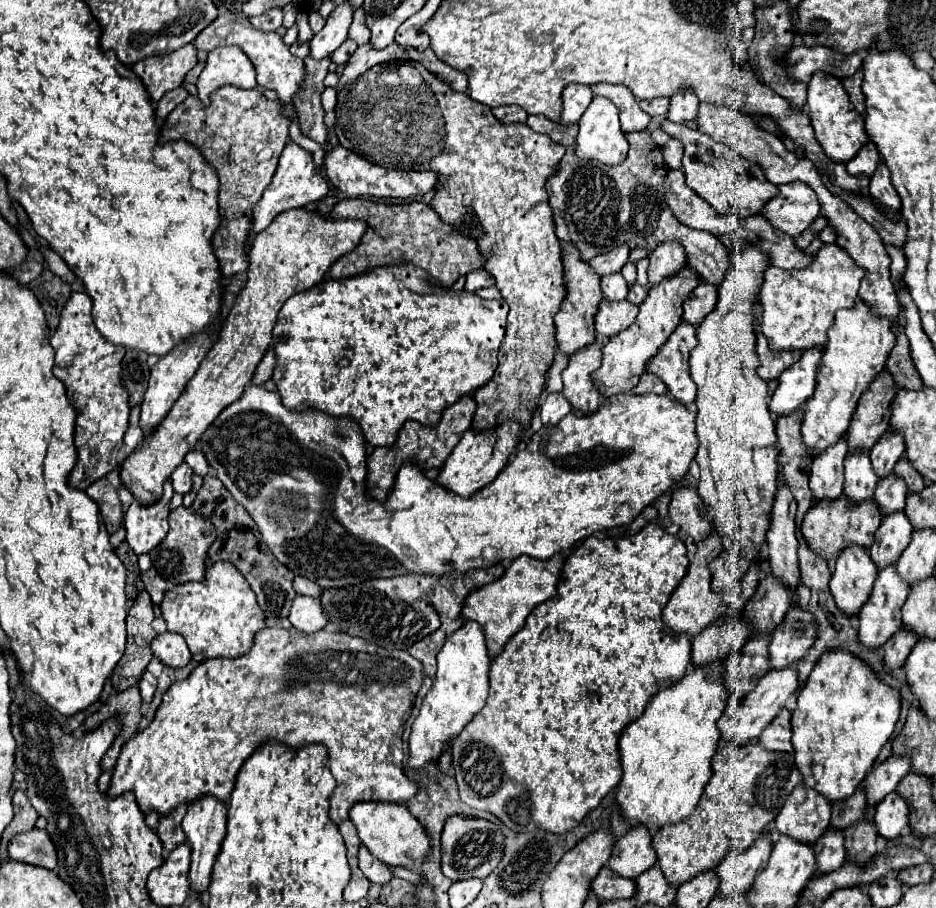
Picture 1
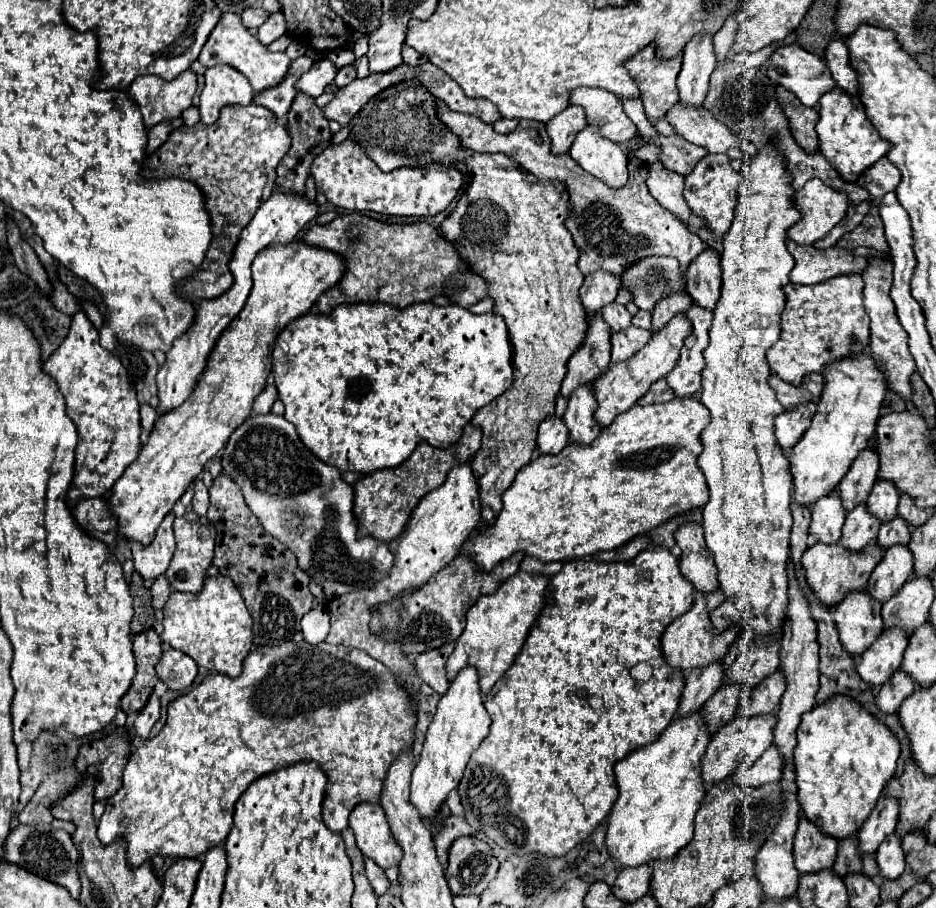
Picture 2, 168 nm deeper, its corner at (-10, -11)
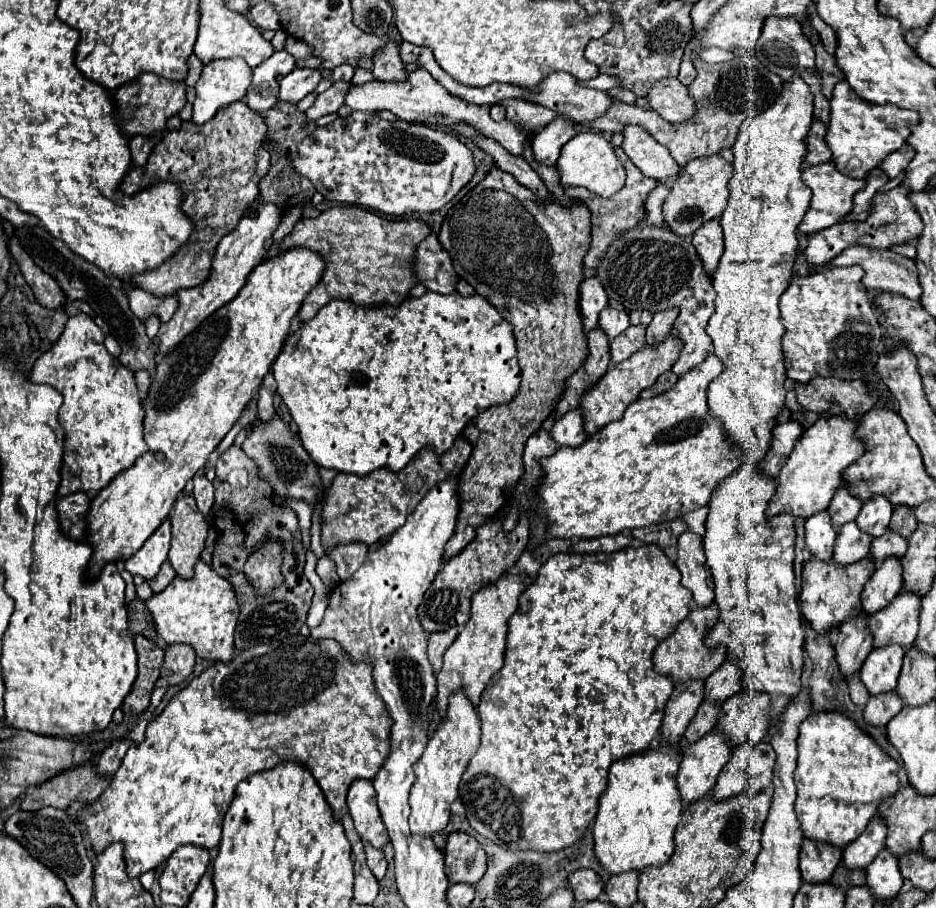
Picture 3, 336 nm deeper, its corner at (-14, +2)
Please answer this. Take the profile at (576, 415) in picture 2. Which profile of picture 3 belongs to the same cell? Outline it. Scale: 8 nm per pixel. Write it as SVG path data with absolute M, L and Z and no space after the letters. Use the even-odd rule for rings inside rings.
M576 407L576 409L568 411L566 415L562 415L554 423L550 433L554 435L554 441L558 445L566 445L566 447L578 447L578 445L582 445L586 441L586 437L588 437L588 433L584 429L582 409Z

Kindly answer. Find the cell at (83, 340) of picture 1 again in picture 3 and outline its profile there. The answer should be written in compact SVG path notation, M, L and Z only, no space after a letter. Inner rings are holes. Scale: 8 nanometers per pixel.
M78 313L68 319L64 333L54 347L36 361L30 381L48 383L64 395L58 415L66 431L58 495L64 497L74 491L94 495L146 451L146 413L138 397L134 373L106 351L104 333L90 315Z

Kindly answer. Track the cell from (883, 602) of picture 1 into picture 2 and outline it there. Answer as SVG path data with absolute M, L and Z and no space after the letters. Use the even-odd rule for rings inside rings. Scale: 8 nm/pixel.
M900 628L884 630L878 640L862 654L860 664L856 666L858 674L872 688L880 688L886 684L894 672L900 668L902 652L906 650L908 638L900 632Z

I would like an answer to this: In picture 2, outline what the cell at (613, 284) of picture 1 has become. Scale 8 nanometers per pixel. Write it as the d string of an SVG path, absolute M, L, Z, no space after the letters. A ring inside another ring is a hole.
M616 302L608 304L608 306L602 310L602 318L604 318L604 322L610 326L612 332L622 332L622 330L626 330L626 328L630 326L630 320L632 320L632 316L628 314L628 310L626 310L622 304L616 304Z

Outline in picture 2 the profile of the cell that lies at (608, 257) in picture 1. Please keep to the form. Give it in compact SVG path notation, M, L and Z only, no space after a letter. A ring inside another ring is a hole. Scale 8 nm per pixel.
M594 272L586 276L580 288L580 300L586 310L586 318L592 318L602 312L602 308L614 302L620 288L620 280L616 274L610 272Z

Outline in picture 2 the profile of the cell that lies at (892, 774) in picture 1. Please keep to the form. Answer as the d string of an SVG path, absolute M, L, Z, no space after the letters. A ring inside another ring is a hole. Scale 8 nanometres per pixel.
M880 798L876 808L872 810L870 818L866 820L866 824L862 826L862 830L858 832L858 852L860 856L866 854L874 854L878 850L878 846L882 844L882 840L886 840L886 836L890 836L890 832L894 832L898 824L898 804L892 798Z

